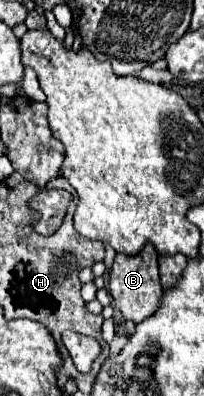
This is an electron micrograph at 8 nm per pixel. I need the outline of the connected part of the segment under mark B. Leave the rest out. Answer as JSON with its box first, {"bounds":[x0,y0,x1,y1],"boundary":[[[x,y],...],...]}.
{"bounds":[108,243,162,323],"boundary":[[[146,243],[138,255],[116,255],[114,265],[110,269],[110,279],[108,279],[108,289],[114,299],[114,307],[118,307],[124,315],[124,319],[140,323],[142,319],[150,317],[162,297],[162,285],[160,285],[160,275],[158,275],[158,253],[156,249]]]}

